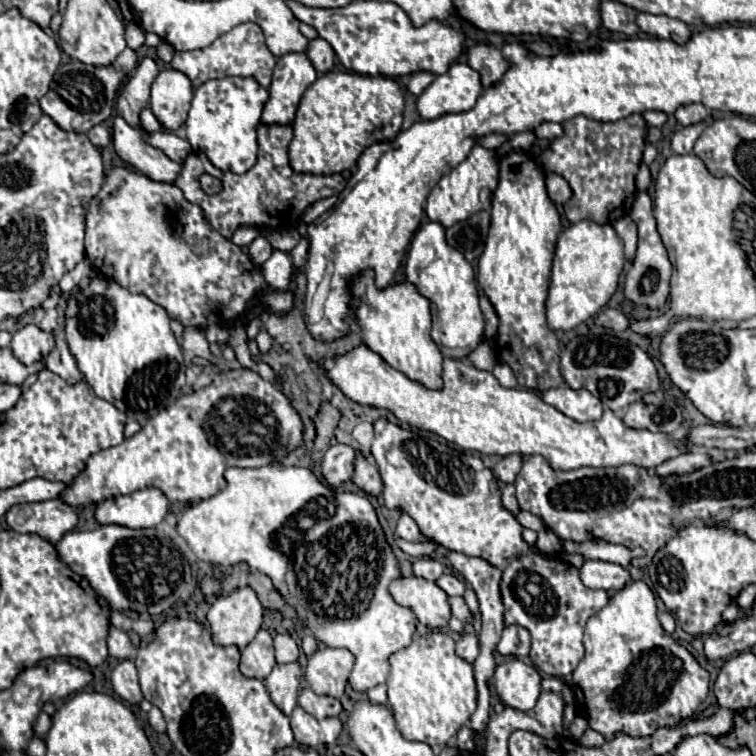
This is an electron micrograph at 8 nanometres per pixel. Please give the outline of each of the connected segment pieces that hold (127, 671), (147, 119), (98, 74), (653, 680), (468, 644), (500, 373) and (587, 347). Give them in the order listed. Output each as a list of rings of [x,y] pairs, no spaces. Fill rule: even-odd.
[[[122,660],[112,670],[112,686],[114,686],[114,692],[122,700],[126,700],[130,704],[140,704],[142,692],[140,692],[140,684],[138,684],[138,672],[130,660]]]
[[[144,108],[140,112],[140,122],[142,122],[142,130],[144,132],[158,132],[158,130],[162,130],[162,124],[158,122],[158,118],[152,114],[150,108]]]
[[[126,47],[110,66],[86,66],[82,62],[68,62],[58,66],[50,90],[40,98],[42,110],[62,128],[74,132],[88,132],[92,126],[104,122],[112,114],[114,98],[125,77],[136,68],[137,54]],[[82,116],[82,126],[76,126],[76,118]]]
[[[638,580],[638,582],[630,582],[626,588],[622,588],[620,592],[616,592],[616,596],[610,598],[608,606],[604,606],[600,612],[596,612],[596,614],[588,620],[588,624],[586,624],[586,628],[584,628],[584,648],[586,648],[586,654],[584,654],[582,662],[576,666],[576,670],[572,672],[572,684],[574,684],[572,692],[574,692],[574,696],[576,696],[576,710],[578,710],[578,714],[584,716],[584,718],[588,720],[588,726],[590,726],[592,730],[596,730],[598,734],[602,734],[606,740],[614,738],[614,734],[618,734],[618,732],[630,734],[632,738],[646,738],[646,736],[654,734],[658,728],[662,728],[662,726],[676,726],[680,720],[690,718],[690,716],[698,710],[698,706],[706,700],[706,696],[708,696],[710,674],[696,662],[696,658],[694,658],[684,646],[680,646],[672,636],[668,636],[668,634],[664,632],[664,628],[662,628],[660,622],[658,622],[656,612],[658,612],[658,610],[656,610],[656,600],[654,600],[652,590],[650,590],[642,580]]]
[[[462,634],[460,642],[456,644],[456,654],[460,658],[464,658],[466,662],[474,662],[476,656],[480,652],[480,646],[478,646],[478,636],[476,634]]]
[[[496,364],[494,370],[492,370],[492,374],[496,376],[496,380],[498,380],[504,388],[514,388],[514,386],[516,386],[516,378],[514,378],[510,366],[506,366],[506,364]]]
[[[586,334],[570,338],[560,352],[560,372],[570,388],[590,390],[616,414],[622,414],[628,404],[638,402],[644,392],[648,394],[660,388],[656,366],[648,354],[636,344],[612,334]]]

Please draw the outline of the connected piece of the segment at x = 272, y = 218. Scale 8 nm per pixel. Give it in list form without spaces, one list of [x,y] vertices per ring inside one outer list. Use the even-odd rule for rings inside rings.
[[[260,124],[258,126],[258,162],[244,174],[232,174],[232,172],[222,172],[218,168],[212,166],[212,162],[202,154],[202,152],[192,152],[184,164],[182,164],[182,174],[180,178],[174,182],[184,194],[186,194],[186,200],[188,202],[194,202],[198,204],[208,222],[212,224],[214,230],[218,230],[224,238],[230,238],[234,234],[234,230],[238,226],[256,226],[256,228],[294,228],[298,226],[304,210],[314,204],[316,200],[320,198],[328,198],[328,196],[334,196],[334,194],[340,194],[346,186],[346,180],[340,176],[340,174],[330,174],[330,176],[318,176],[318,174],[302,174],[302,172],[294,172],[290,162],[288,162],[288,144],[290,144],[290,138],[292,138],[292,126],[268,126],[268,124]],[[200,174],[212,174],[216,176],[220,182],[222,182],[222,192],[220,194],[214,194],[214,196],[208,196],[206,192],[202,192],[200,184],[198,184],[198,176]]]

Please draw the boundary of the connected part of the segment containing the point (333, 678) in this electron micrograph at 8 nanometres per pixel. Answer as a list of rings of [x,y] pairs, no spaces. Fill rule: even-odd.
[[[324,648],[308,658],[304,678],[316,694],[342,698],[352,666],[354,656],[346,648]]]

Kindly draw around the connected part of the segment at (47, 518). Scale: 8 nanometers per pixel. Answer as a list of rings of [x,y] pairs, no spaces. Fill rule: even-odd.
[[[46,500],[12,506],[6,514],[6,522],[16,532],[32,532],[56,544],[64,532],[76,528],[78,514],[80,510],[76,506],[66,506],[62,500]]]

